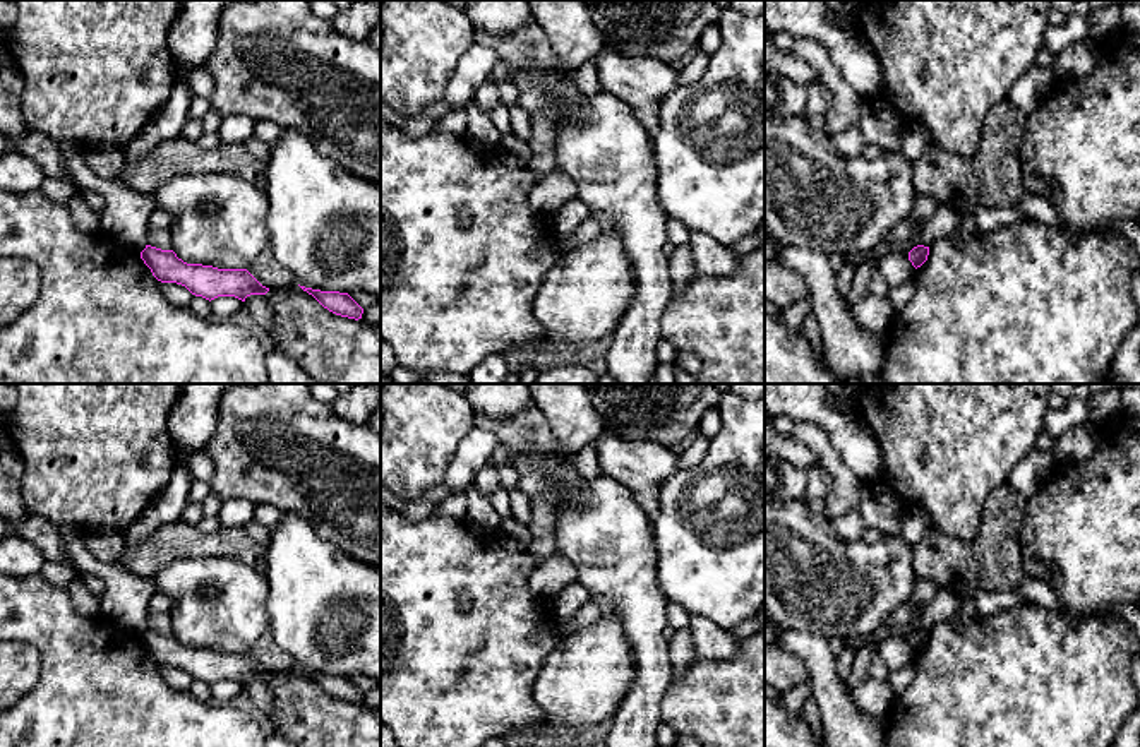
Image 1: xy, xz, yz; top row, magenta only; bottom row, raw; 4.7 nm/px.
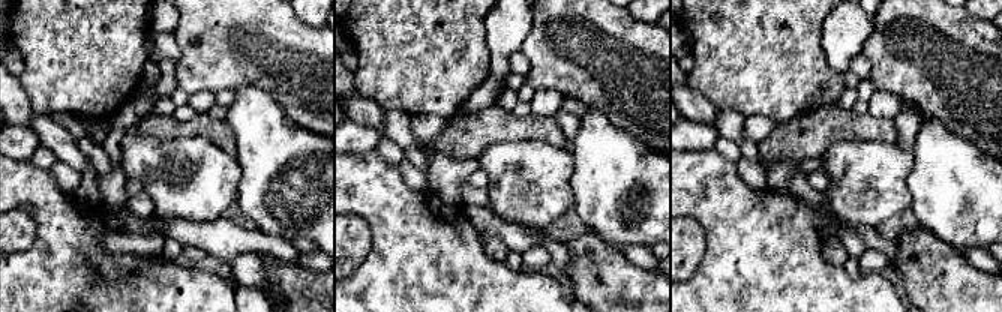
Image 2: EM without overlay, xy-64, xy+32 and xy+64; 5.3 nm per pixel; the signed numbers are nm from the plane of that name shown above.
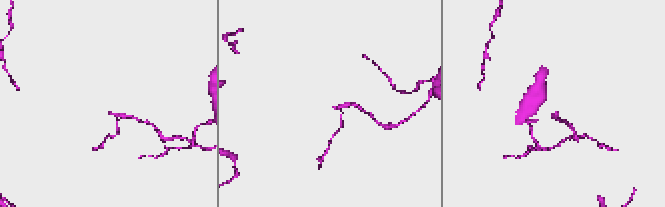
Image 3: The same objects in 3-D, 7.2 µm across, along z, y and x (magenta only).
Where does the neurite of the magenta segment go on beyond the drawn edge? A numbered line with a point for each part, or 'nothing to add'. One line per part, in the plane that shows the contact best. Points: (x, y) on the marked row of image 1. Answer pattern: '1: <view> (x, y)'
nothing to add

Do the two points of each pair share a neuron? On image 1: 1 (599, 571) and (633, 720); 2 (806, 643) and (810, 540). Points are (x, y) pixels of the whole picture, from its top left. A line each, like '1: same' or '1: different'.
1: same
2: different

